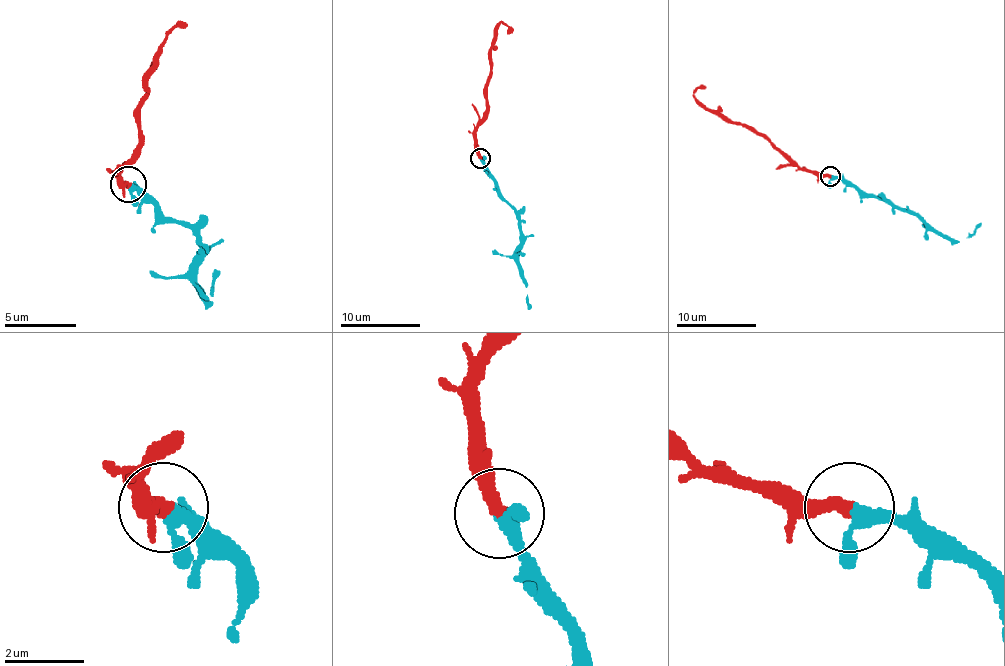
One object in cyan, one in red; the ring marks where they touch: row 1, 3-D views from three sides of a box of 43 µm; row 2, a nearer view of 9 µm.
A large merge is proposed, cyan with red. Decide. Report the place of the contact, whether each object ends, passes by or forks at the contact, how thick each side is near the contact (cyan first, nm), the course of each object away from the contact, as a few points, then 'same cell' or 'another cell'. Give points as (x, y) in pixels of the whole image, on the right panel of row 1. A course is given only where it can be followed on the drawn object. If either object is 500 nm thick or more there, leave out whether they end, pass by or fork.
(830, 176) | cyan passes by | red ends | 280/360 nm | cyan via (830, 176), (844, 178), (854, 188), (916, 212), (934, 230), (956, 240), (968, 238), (980, 222) | red via (830, 176), (798, 168), (766, 138), (710, 112), (694, 96), (706, 86) | same cell

